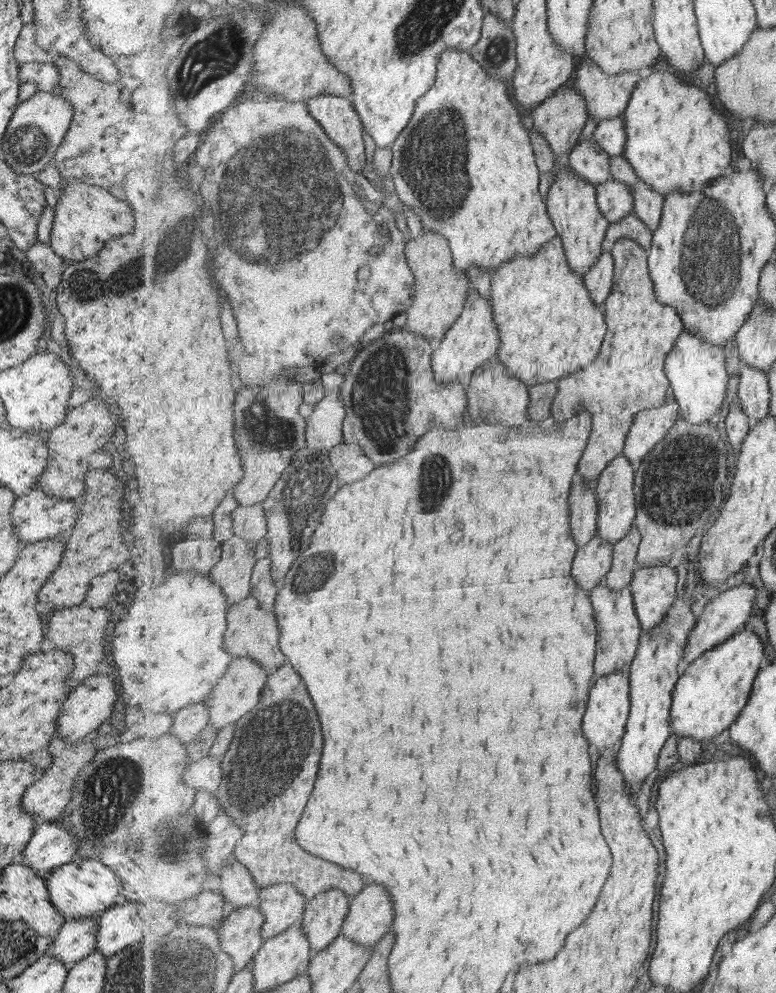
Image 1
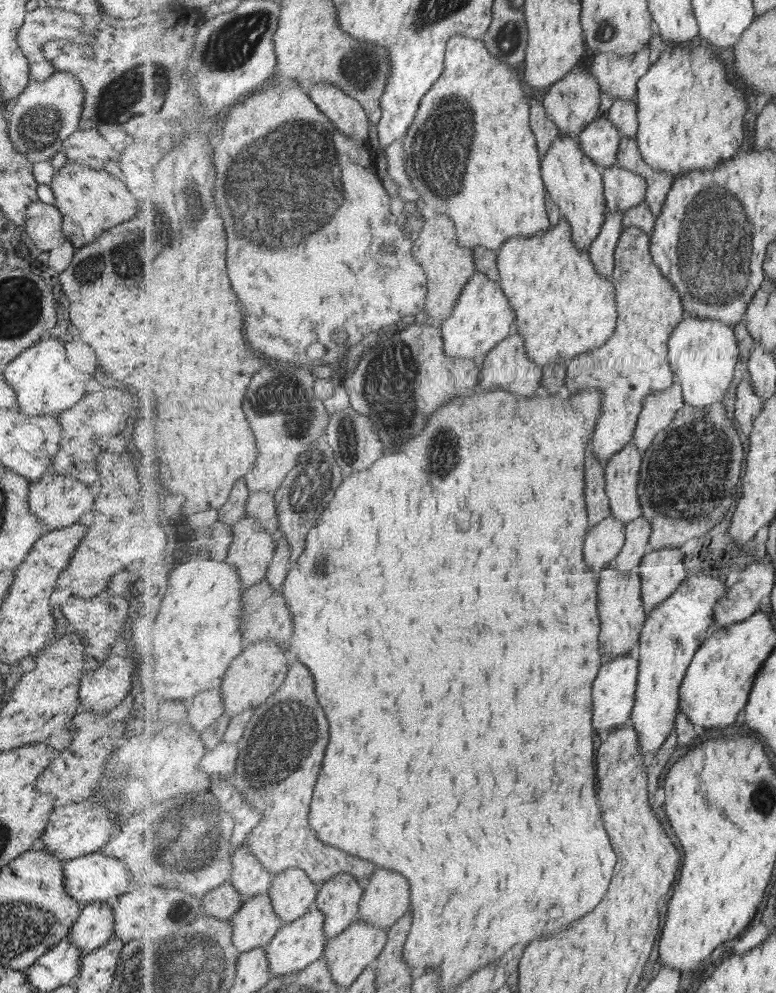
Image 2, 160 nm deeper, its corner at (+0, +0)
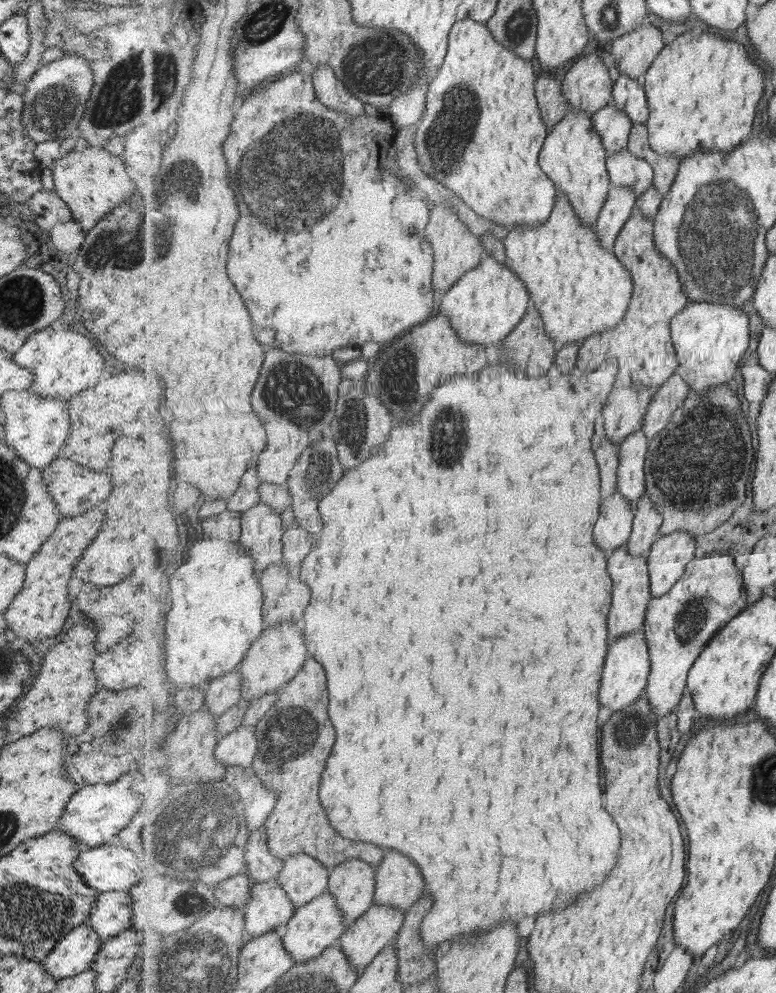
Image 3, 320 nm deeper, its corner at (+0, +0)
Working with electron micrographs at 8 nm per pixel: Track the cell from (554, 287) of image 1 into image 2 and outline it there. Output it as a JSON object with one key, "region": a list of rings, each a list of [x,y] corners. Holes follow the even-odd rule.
{"region":[[[560,218],[558,221],[558,224],[555,225],[551,230],[544,232],[541,235],[537,236],[532,236],[532,237],[526,237],[523,235],[516,236],[513,239],[506,240],[505,243],[502,244],[501,248],[499,248],[498,252],[498,267],[500,270],[500,283],[502,284],[503,290],[505,291],[505,294],[509,297],[509,300],[511,301],[511,306],[515,309],[516,315],[518,318],[516,318],[516,326],[515,330],[519,331],[524,337],[525,337],[525,348],[527,349],[527,358],[531,360],[531,362],[535,362],[535,364],[543,367],[543,366],[548,366],[548,365],[553,365],[553,364],[559,364],[559,362],[570,362],[573,359],[577,358],[577,356],[581,356],[587,352],[591,352],[595,350],[595,348],[601,348],[603,347],[607,341],[611,338],[611,336],[614,335],[614,332],[616,331],[617,325],[618,325],[618,316],[619,316],[619,311],[618,311],[618,304],[617,304],[617,297],[616,297],[616,288],[614,285],[614,280],[608,279],[605,275],[602,275],[599,271],[598,268],[595,266],[595,263],[593,262],[593,259],[591,258],[590,251],[584,251],[581,250],[577,245],[576,242],[574,241],[574,237],[572,236],[572,226],[570,221],[567,219]]]}

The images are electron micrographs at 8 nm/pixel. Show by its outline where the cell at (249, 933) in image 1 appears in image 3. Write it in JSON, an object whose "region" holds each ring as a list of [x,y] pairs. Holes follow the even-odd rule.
{"region":[[[277,878],[254,883],[251,899],[245,908],[248,939],[262,937],[273,929],[283,930],[296,912],[296,909],[291,898],[287,896],[287,892],[281,888],[281,883]]]}

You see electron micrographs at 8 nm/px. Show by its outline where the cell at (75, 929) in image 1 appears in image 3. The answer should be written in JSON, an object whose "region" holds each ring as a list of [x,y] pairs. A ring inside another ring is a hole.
{"region":[[[127,892],[99,893],[91,905],[85,924],[99,935],[101,942],[106,941],[129,926],[129,902],[131,898]]]}

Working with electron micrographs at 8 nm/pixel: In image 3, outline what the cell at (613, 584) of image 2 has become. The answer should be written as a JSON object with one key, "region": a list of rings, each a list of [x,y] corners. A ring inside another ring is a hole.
{"region":[[[619,547],[608,557],[608,571],[614,580],[613,600],[609,620],[610,640],[629,635],[645,627],[652,596],[648,557],[632,555],[627,547]]]}

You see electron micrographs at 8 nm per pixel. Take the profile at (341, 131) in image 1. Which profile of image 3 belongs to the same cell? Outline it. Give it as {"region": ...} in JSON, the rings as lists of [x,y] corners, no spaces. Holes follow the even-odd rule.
{"region":[[[319,65],[313,75],[317,96],[323,104],[354,117],[364,113],[362,99],[347,88],[345,81],[337,76],[332,66]]]}

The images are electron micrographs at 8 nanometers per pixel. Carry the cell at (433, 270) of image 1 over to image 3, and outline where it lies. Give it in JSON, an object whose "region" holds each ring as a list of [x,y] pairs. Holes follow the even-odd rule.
{"region":[[[450,200],[434,205],[424,234],[426,240],[432,242],[435,251],[434,287],[438,297],[445,294],[467,272],[477,268],[485,258],[486,250],[482,237],[475,236],[469,230],[469,226],[459,218],[459,214]]]}

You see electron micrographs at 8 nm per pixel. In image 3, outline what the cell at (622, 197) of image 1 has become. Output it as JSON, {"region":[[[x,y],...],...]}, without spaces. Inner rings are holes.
{"region":[[[627,148],[609,155],[607,168],[613,186],[631,187],[639,197],[654,184],[654,166]]]}

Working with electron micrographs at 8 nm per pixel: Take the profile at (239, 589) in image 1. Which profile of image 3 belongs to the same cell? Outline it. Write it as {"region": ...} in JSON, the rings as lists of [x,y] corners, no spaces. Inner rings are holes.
{"region":[[[267,503],[242,513],[241,544],[248,550],[249,558],[256,560],[256,572],[260,574],[284,556],[283,520]]]}

